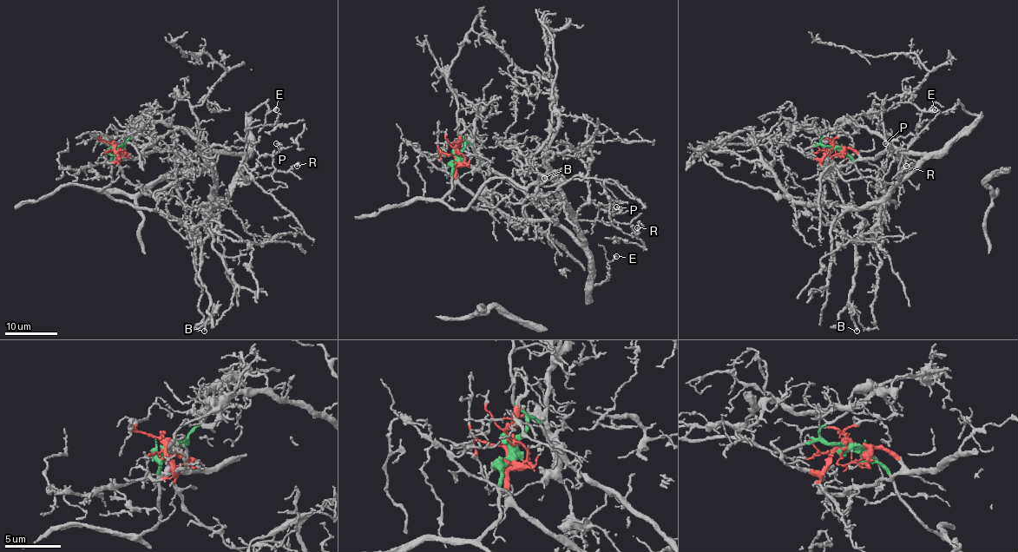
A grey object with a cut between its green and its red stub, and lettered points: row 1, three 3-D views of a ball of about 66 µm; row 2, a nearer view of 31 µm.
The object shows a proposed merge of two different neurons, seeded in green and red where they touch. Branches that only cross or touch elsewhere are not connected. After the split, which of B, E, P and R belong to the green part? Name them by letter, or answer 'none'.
B

